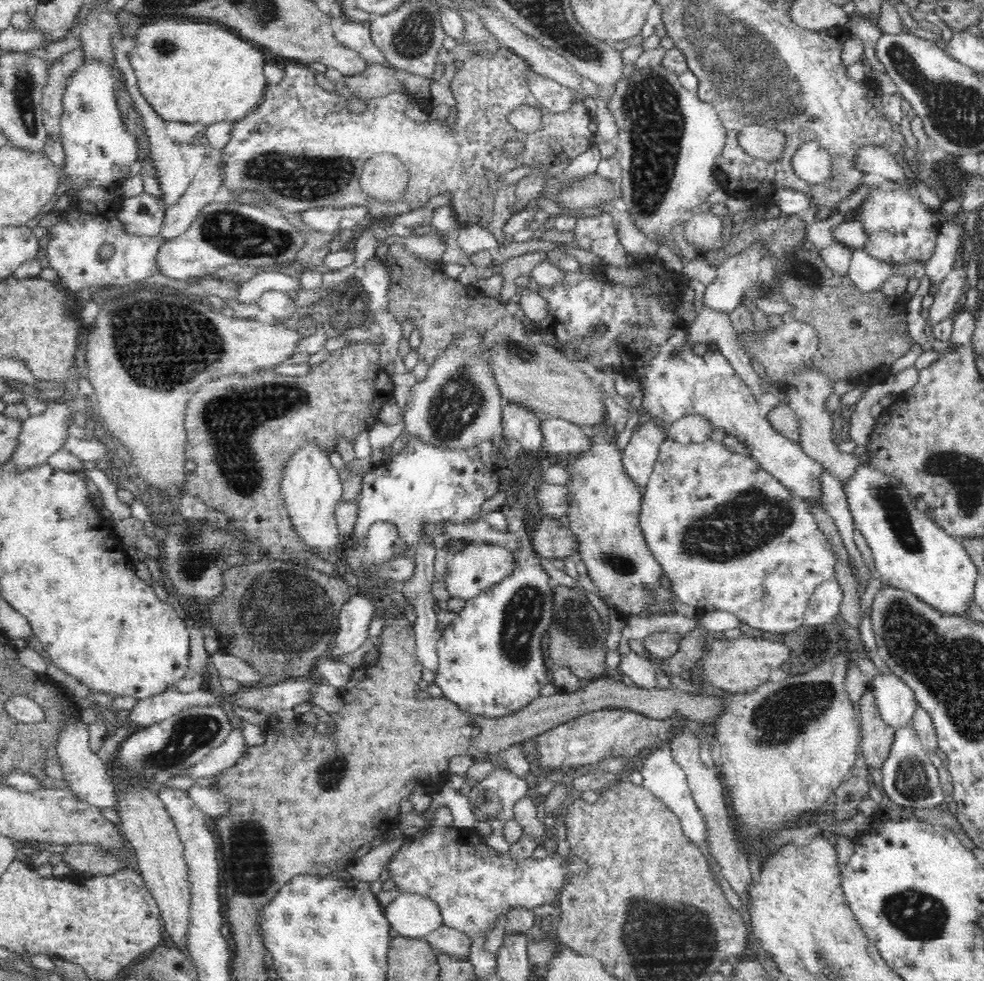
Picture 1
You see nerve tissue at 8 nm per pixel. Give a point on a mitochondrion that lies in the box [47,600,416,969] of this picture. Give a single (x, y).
(251, 872)

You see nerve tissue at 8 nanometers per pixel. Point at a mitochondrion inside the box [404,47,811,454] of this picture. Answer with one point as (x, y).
(650, 113)

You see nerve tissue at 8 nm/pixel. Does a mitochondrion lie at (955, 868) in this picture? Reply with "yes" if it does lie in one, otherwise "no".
no

